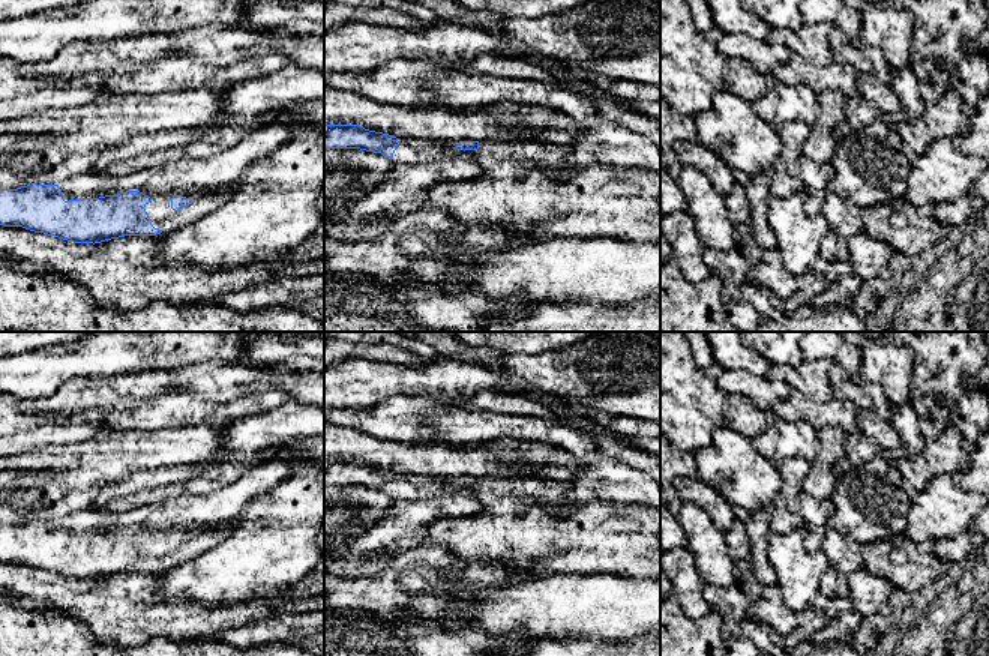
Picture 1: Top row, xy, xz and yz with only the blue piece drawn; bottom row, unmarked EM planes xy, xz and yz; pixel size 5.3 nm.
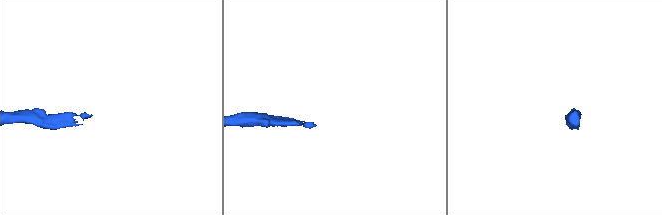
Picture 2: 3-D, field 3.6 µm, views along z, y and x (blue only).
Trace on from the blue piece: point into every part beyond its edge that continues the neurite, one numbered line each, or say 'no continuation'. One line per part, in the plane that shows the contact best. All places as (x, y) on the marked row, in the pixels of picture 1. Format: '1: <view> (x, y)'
1: xy (203, 180)

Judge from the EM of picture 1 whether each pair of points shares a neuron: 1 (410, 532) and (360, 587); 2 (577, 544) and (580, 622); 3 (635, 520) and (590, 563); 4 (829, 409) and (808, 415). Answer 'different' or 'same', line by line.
1: different
2: different
3: same
4: same

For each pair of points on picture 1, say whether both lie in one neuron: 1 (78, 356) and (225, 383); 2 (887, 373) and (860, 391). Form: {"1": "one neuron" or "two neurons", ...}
{"1": "two neurons", "2": "two neurons"}

